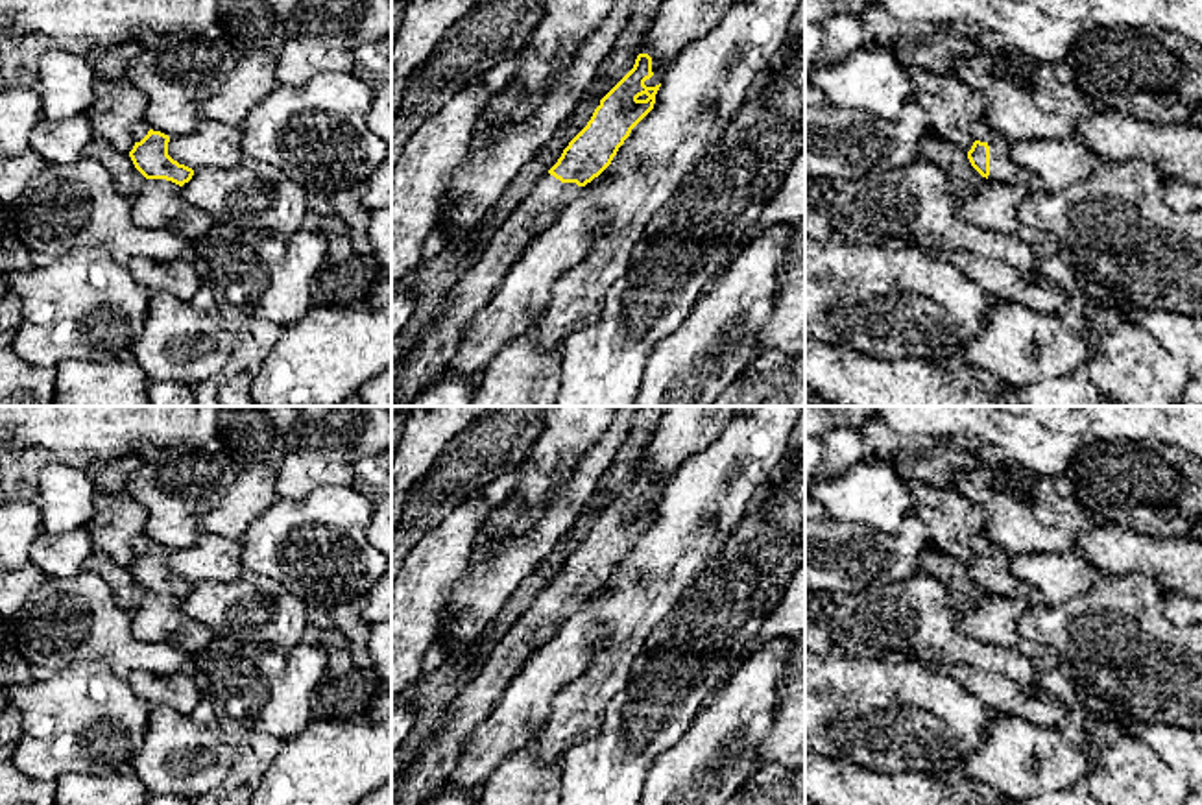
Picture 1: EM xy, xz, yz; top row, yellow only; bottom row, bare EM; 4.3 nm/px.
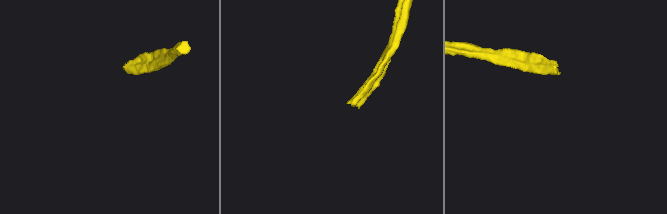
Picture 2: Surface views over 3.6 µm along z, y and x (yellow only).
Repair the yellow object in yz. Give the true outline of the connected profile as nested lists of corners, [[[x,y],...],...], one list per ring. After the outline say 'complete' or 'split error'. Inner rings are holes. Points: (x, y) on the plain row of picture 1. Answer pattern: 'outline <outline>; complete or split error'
outline [[[979,535],[973,543],[973,559],[968,565],[971,580],[986,593],[1008,598],[1036,598],[1030,583],[1010,572],[1010,552]]]; split error

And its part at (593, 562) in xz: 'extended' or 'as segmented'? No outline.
extended

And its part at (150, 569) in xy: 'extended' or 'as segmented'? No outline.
extended

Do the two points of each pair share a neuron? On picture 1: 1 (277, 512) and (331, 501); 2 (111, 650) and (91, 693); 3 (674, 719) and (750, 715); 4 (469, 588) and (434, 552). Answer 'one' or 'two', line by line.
1: one
2: two
3: two
4: two

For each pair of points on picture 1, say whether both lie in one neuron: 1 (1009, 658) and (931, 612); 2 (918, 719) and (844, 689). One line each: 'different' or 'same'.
1: same
2: same

